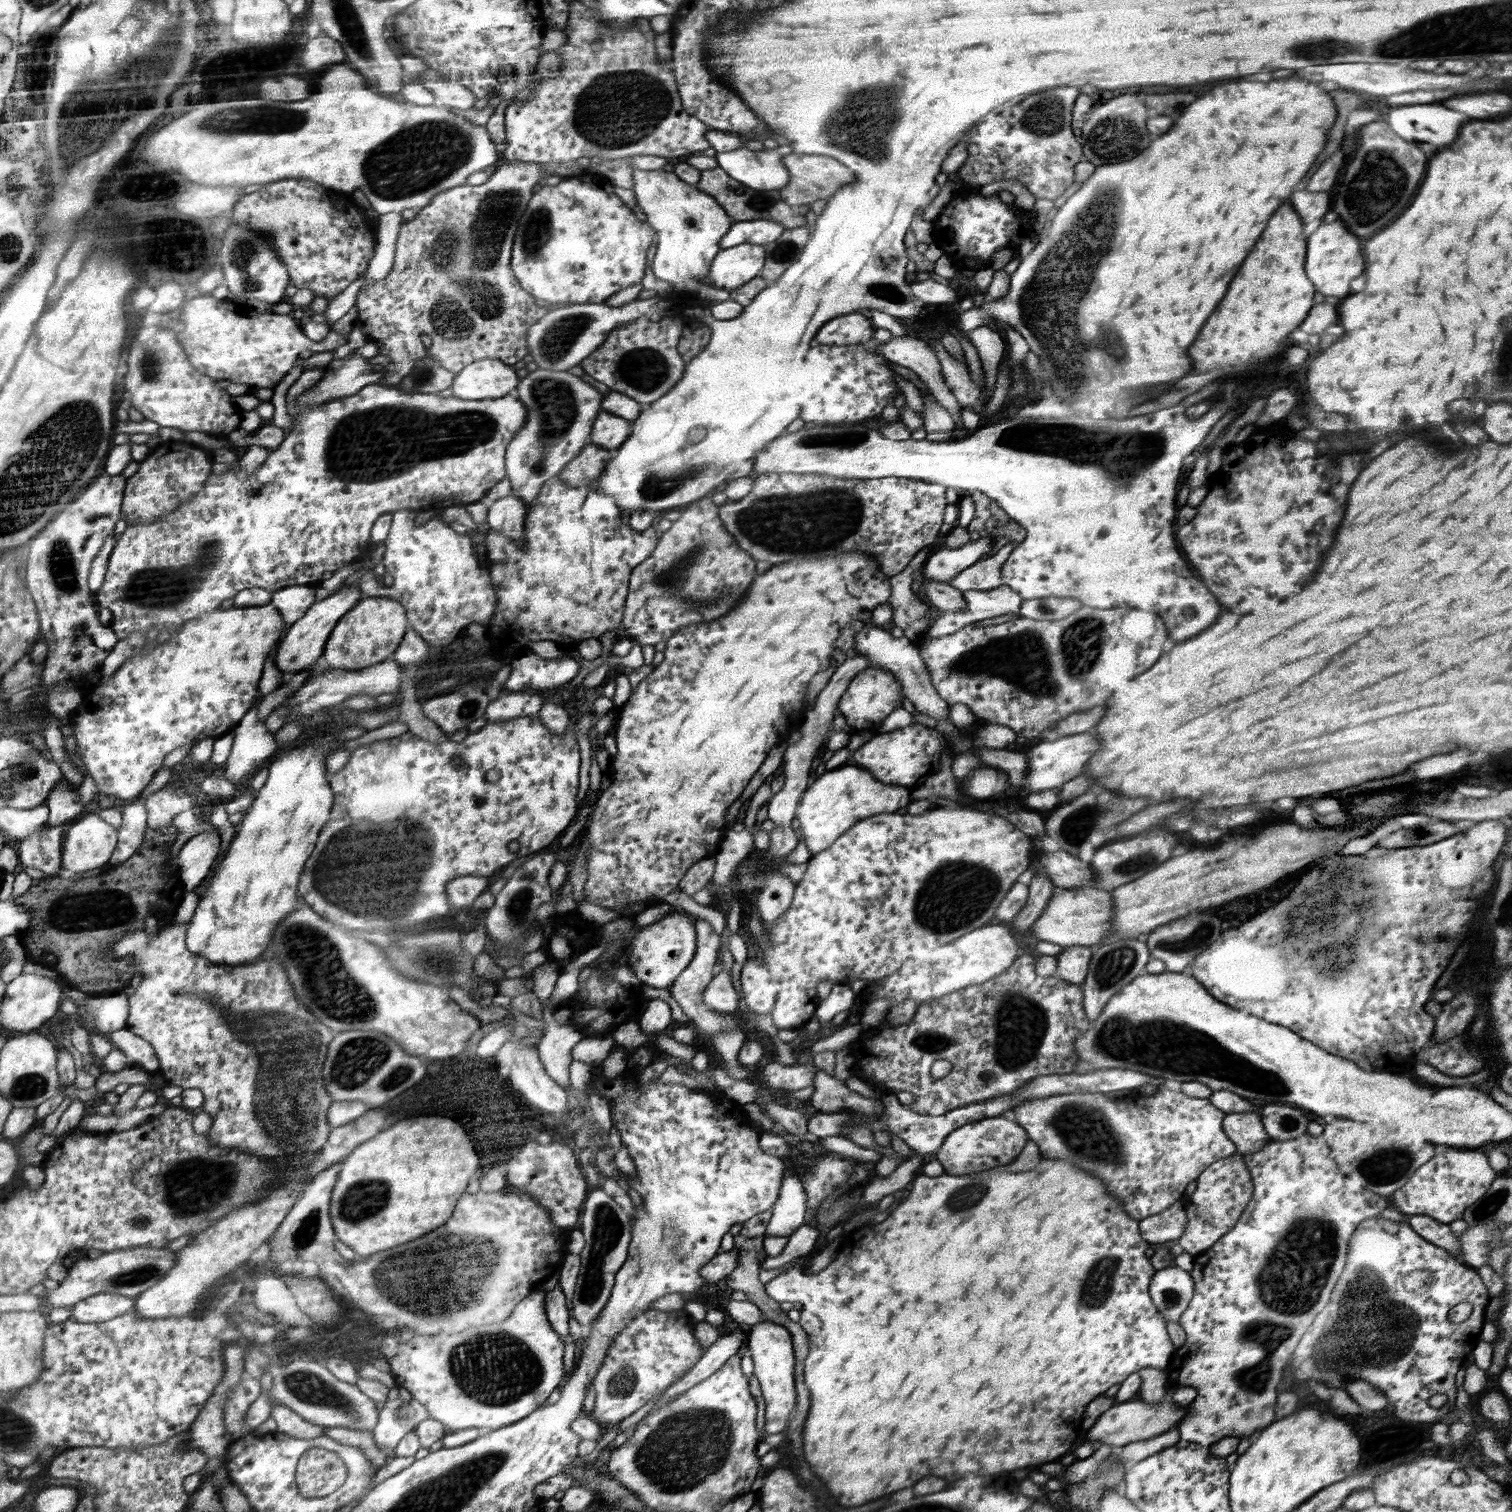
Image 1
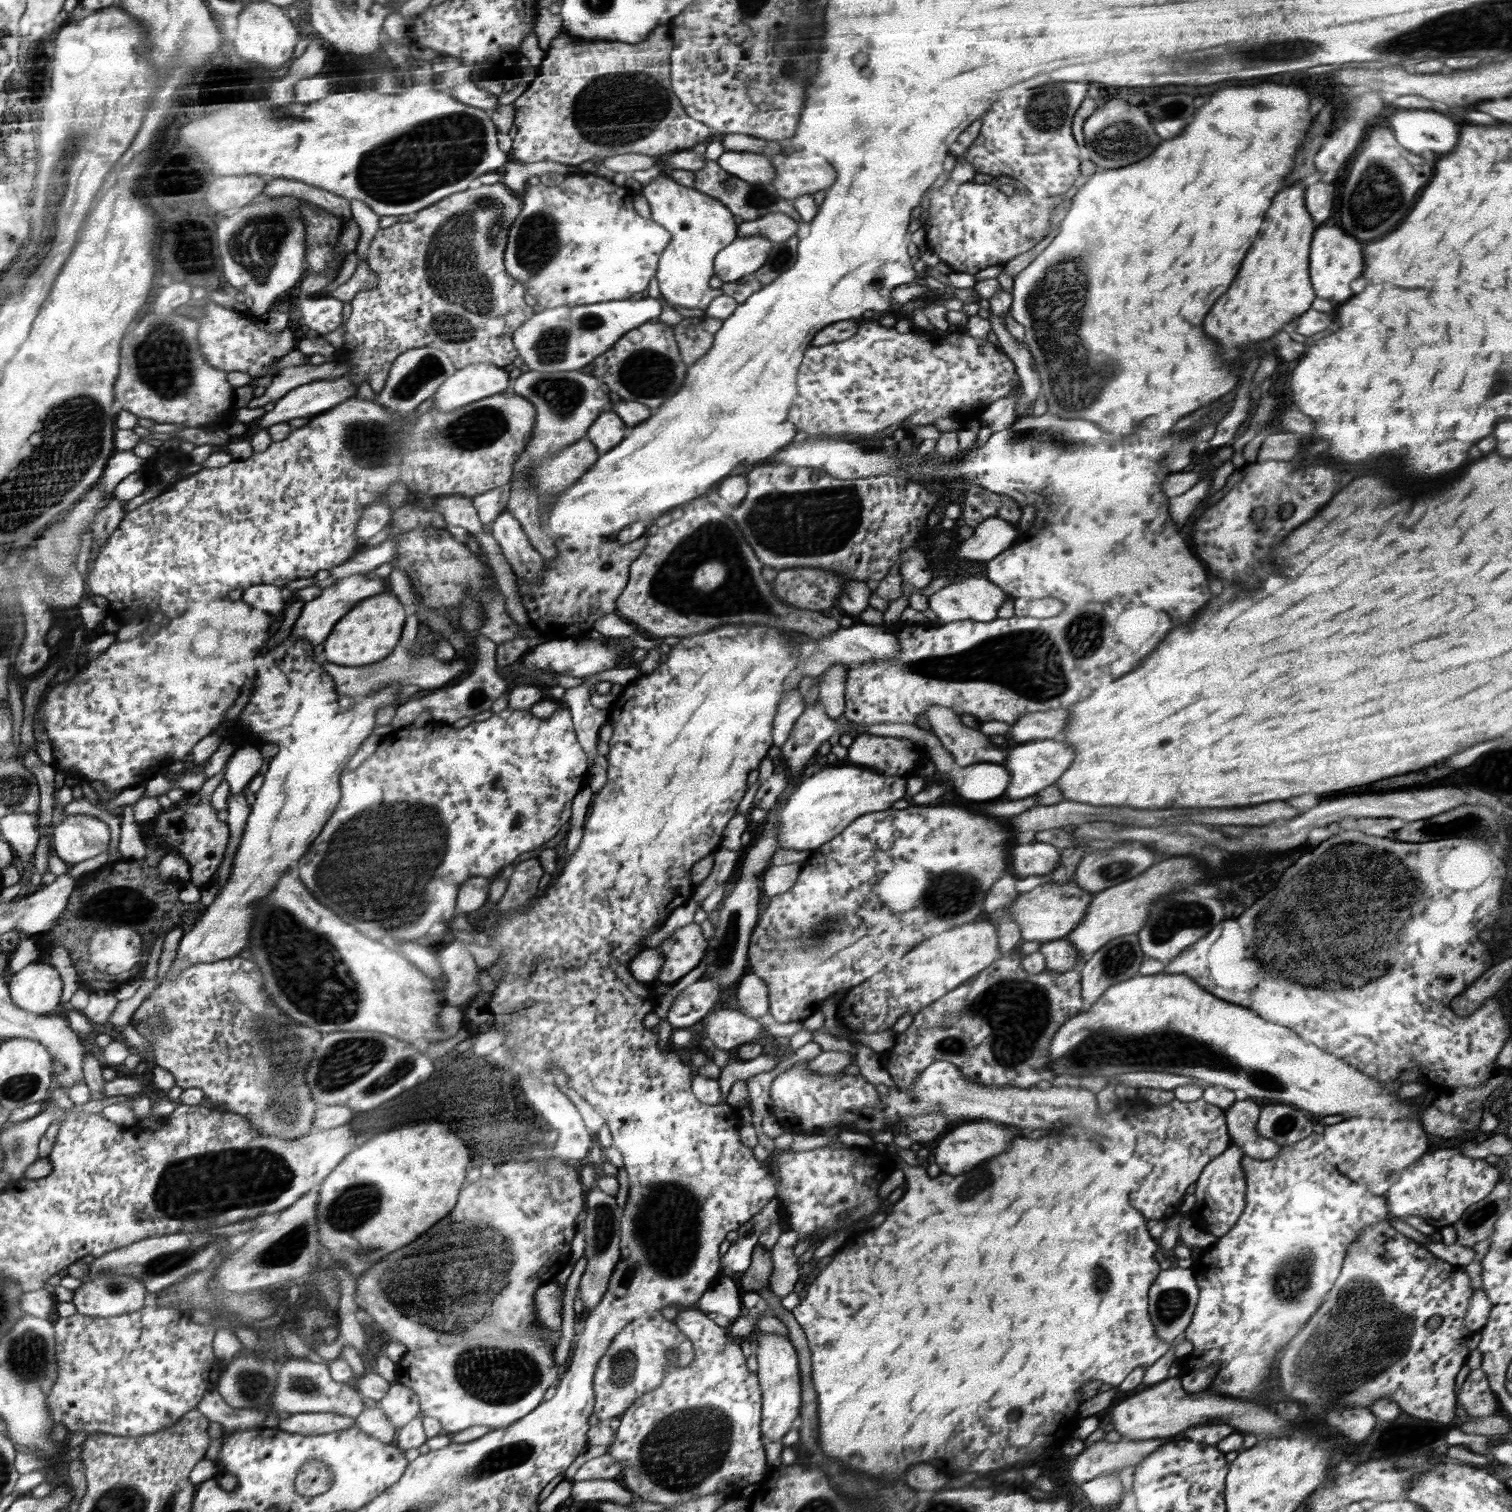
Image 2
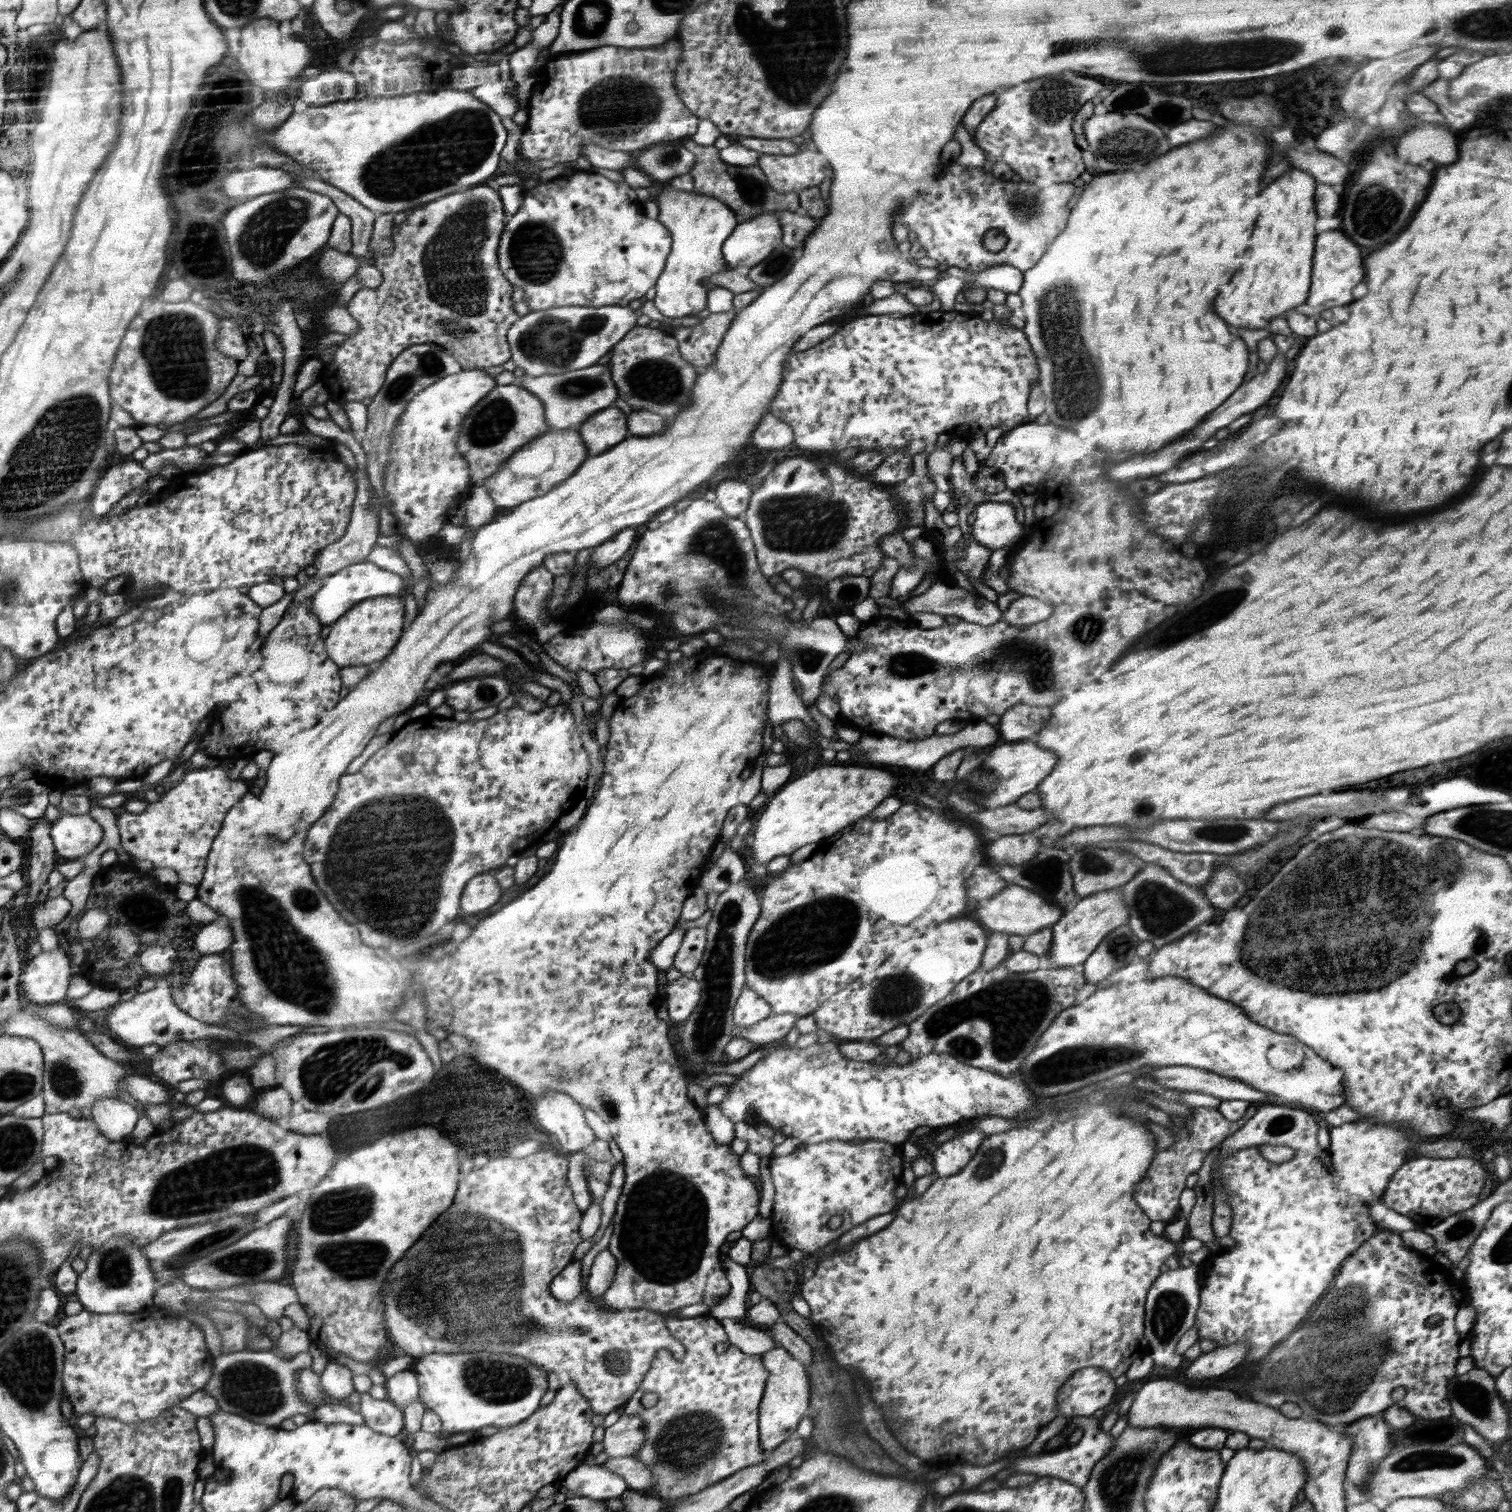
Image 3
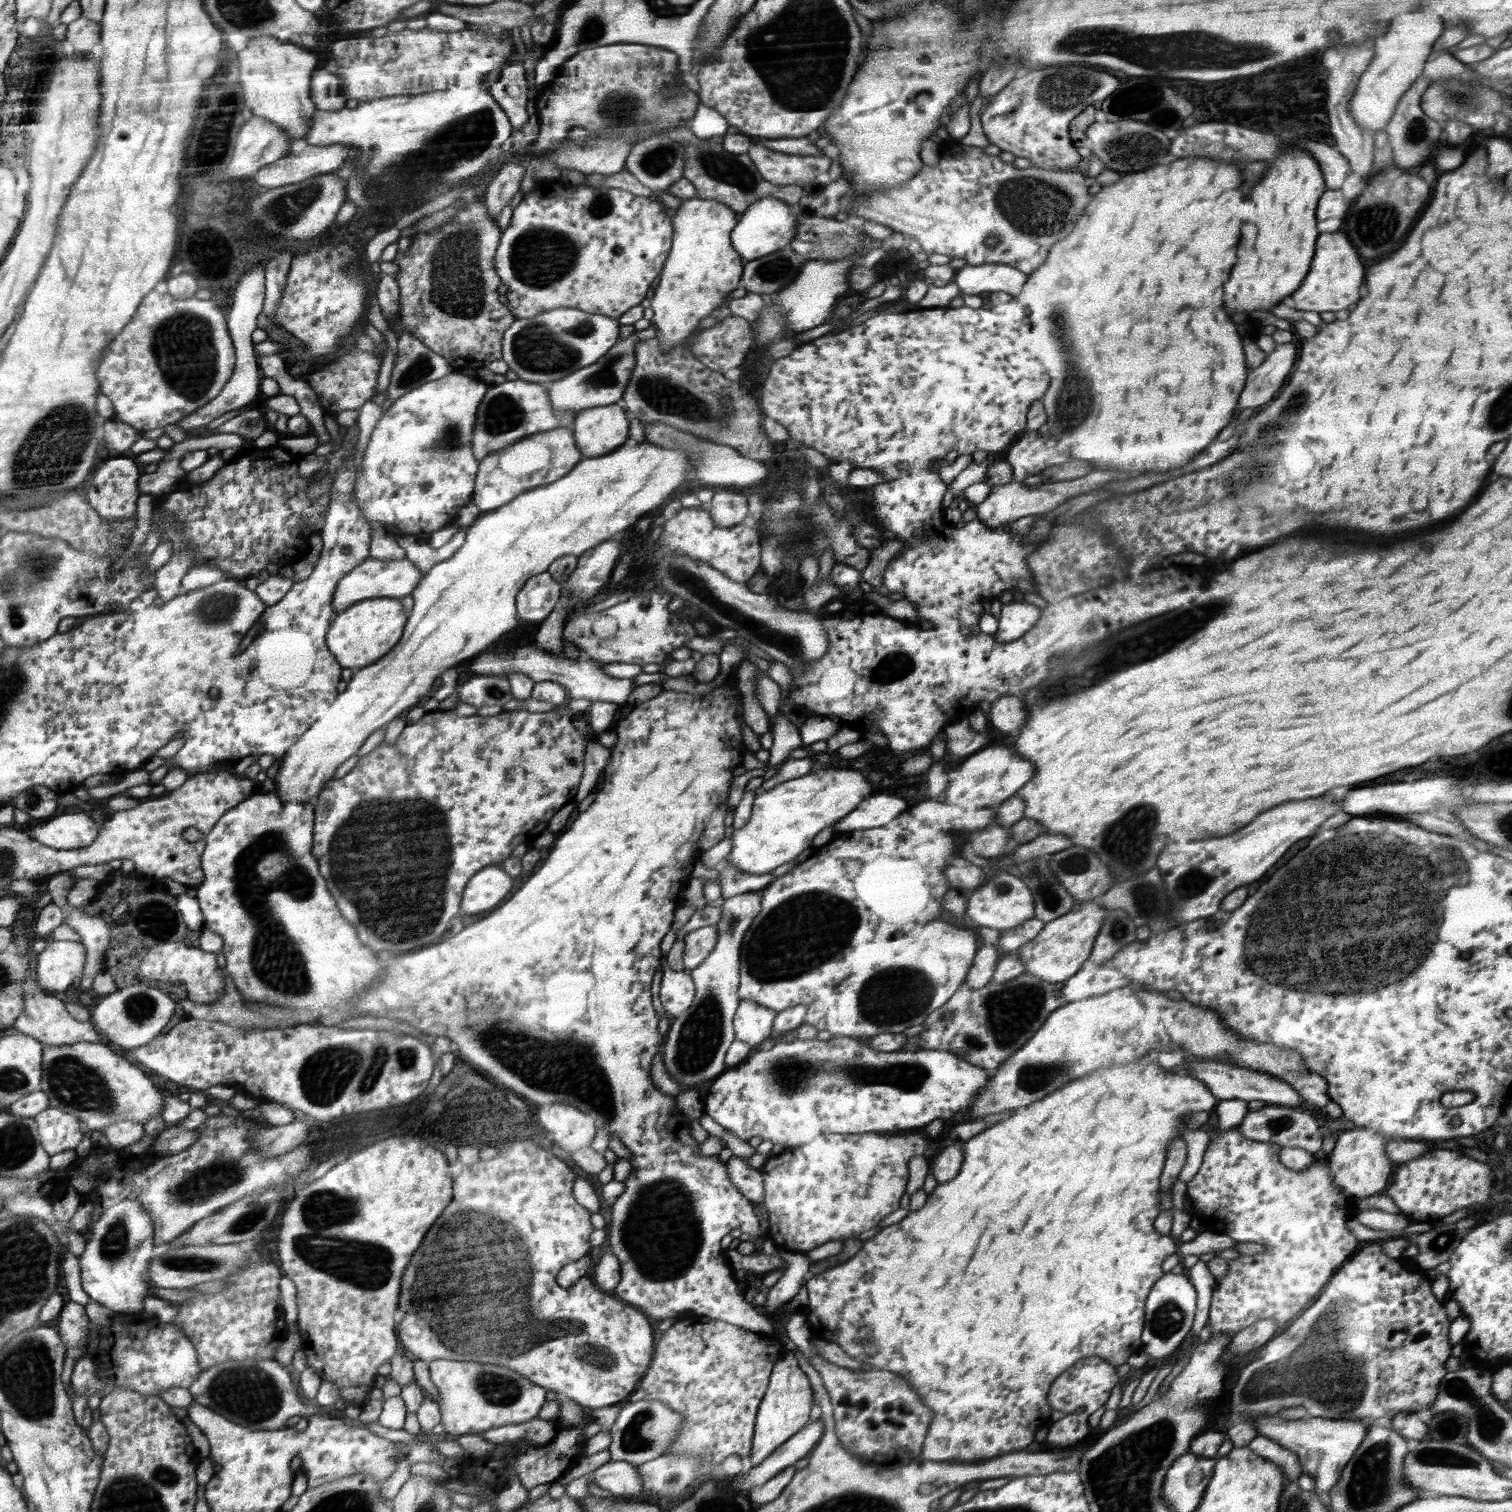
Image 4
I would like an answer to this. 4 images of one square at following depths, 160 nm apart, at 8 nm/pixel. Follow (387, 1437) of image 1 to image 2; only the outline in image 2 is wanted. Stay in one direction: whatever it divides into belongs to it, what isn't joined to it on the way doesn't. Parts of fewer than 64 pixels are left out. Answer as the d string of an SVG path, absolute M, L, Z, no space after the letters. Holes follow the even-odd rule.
M398 1382L390 1384L388 1392L377 1401L377 1404L382 1407L385 1417L396 1430L406 1426L421 1413L418 1395L411 1388Z

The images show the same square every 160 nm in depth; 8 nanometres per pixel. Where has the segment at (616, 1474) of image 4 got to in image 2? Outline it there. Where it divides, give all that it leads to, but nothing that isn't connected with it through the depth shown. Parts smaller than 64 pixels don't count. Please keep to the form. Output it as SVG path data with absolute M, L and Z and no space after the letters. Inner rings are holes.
M619 1479L574 1482L570 1502L588 1500L610 1501L631 1508L632 1495Z

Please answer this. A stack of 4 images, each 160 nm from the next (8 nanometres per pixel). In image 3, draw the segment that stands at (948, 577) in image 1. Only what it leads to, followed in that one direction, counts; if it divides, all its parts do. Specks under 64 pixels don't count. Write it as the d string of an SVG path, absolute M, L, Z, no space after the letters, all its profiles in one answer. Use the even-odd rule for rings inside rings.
M990 500L974 507L976 520L972 535L975 540L993 551L1013 549L1017 539L1022 537L1022 524L1015 520L1015 506Z

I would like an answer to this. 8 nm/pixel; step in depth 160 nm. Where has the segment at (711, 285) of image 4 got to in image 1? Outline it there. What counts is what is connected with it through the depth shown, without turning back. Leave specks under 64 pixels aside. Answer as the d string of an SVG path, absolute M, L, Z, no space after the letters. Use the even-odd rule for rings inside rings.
M663 168L655 171L635 169L633 183L637 206L646 214L646 222L658 237L652 265L656 278L672 285L672 297L694 297L703 306L716 305L729 299L728 291L702 284L702 278L711 269L715 256L723 250L722 238L731 228L732 222L726 208L697 185L684 182L674 172L664 171Z

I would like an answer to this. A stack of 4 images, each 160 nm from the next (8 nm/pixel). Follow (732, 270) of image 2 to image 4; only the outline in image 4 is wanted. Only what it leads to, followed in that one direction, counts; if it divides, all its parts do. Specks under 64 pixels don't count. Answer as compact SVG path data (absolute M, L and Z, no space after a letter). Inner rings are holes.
M772 196L763 198L749 206L740 218L739 224L732 229L731 245L739 251L744 262L775 253L794 240L795 234L798 233L798 216L799 214L795 214L786 202Z

